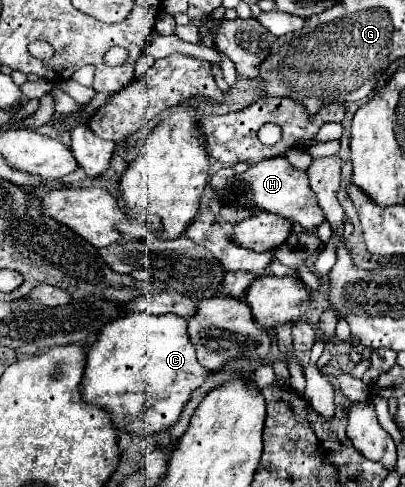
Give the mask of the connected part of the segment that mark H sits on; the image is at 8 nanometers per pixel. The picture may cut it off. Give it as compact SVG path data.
M282 156L270 158L270 160L264 160L264 162L258 162L258 164L250 166L246 172L238 174L234 182L236 182L236 188L244 190L244 194L250 196L250 200L256 204L256 210L274 212L282 218L298 222L308 232L314 232L324 220L324 212L318 206L314 192L310 190L306 170L298 170L296 166L292 166Z

